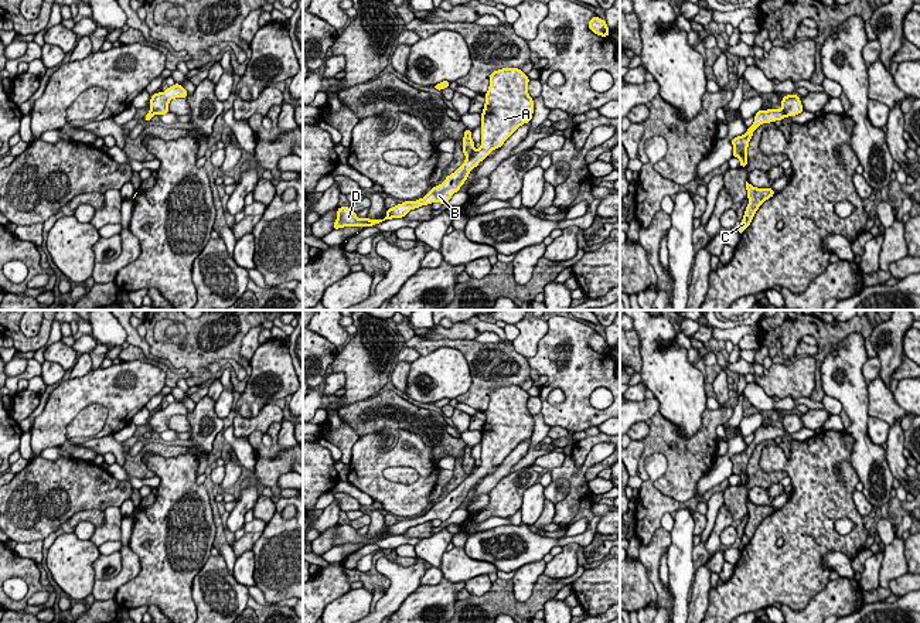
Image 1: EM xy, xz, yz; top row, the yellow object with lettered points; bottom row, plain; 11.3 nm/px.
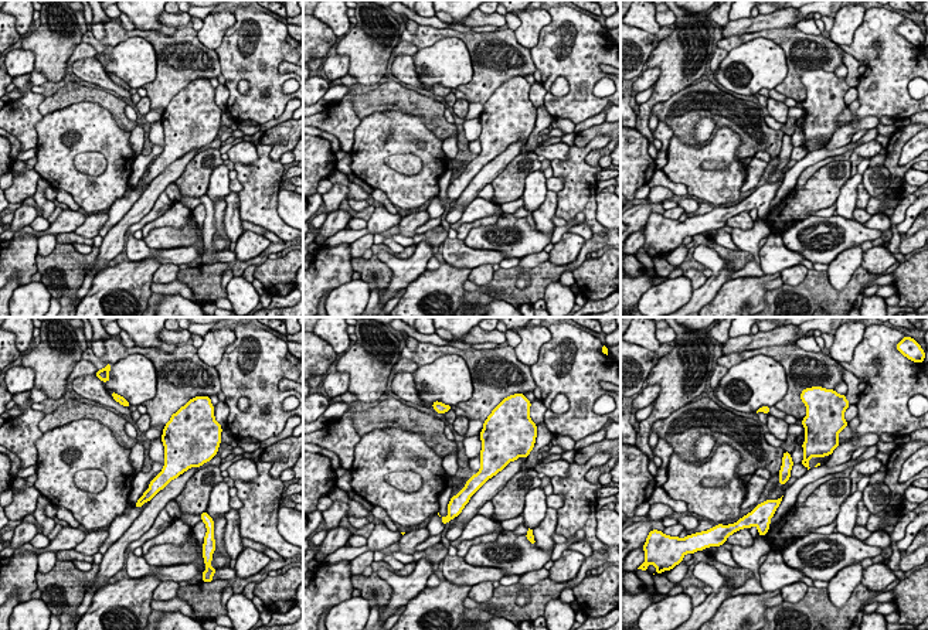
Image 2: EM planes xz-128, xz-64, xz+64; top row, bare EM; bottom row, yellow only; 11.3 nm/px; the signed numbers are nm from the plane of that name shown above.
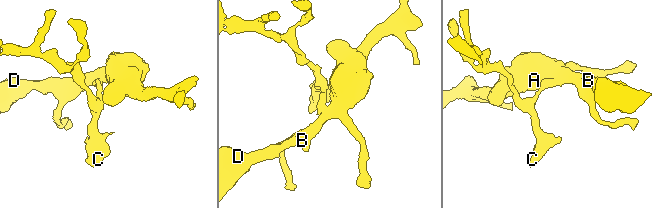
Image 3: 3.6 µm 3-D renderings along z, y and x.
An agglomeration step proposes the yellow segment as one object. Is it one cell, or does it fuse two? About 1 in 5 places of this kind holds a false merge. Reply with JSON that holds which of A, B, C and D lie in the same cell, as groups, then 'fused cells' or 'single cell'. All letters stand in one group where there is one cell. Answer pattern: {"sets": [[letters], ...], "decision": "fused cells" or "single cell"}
{"sets": [["A", "B", "D"], ["C"]], "decision": "fused cells"}

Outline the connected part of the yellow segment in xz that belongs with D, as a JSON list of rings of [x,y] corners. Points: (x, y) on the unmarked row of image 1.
[[[502,385],[493,388],[490,404],[484,412],[485,421],[481,430],[481,464],[466,476],[466,479],[446,497],[433,504],[423,515],[405,518],[388,525],[386,534],[381,537],[361,537],[348,524],[337,527],[337,537],[333,547],[344,544],[372,544],[392,535],[403,535],[410,527],[432,520],[447,521],[454,510],[467,497],[470,488],[478,483],[493,467],[501,464],[504,459],[524,440],[531,439],[534,418],[528,411],[529,395],[519,385]]]

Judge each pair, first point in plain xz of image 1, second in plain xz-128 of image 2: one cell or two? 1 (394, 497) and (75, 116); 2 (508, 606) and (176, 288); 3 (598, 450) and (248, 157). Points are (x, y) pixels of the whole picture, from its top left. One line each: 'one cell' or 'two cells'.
1: one cell
2: two cells
3: two cells

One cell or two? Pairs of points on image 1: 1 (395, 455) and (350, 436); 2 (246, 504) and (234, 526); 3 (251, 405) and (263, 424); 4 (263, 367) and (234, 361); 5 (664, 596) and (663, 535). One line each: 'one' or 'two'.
1: two
2: one
3: two
4: two
5: one

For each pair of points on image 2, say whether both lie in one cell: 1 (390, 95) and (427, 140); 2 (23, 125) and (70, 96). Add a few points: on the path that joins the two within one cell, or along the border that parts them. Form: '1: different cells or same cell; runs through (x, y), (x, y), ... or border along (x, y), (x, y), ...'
1: different cells; border along (370, 113), (381, 111), (417, 113), (431, 129)
2: different cells; border along (44, 98), (38, 106), (41, 115)

